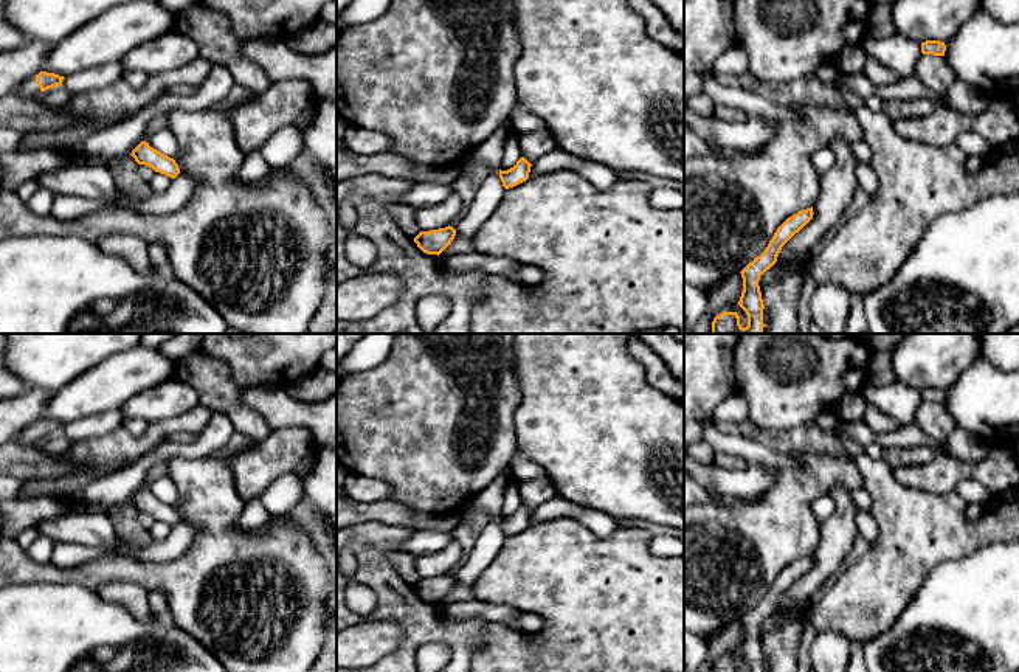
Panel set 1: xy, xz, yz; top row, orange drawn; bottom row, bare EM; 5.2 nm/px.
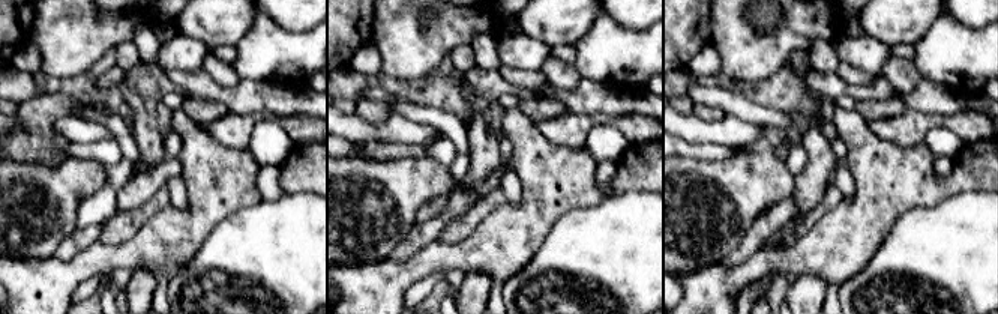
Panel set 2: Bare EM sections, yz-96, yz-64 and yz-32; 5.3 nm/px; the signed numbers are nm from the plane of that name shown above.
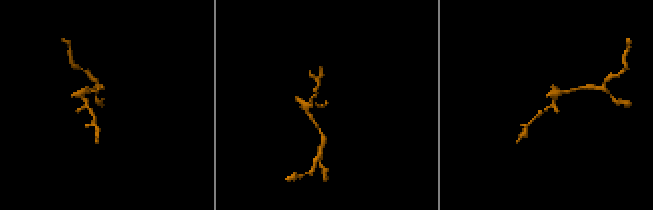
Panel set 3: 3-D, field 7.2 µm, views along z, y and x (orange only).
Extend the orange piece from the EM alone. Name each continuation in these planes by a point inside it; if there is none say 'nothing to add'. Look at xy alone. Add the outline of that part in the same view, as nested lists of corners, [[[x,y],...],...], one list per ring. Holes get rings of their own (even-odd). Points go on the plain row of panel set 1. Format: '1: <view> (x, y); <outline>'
1: xy (30, 436); [[[36,424],[28,425],[26,428],[22,430],[22,433],[17,438],[19,442],[25,444],[25,445],[39,445],[40,435],[36,428]]]

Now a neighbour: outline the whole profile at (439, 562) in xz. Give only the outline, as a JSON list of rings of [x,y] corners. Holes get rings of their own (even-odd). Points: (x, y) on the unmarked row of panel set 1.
[[[453,540],[439,551],[416,557],[416,568],[422,579],[445,576],[458,563],[461,552],[459,543]]]

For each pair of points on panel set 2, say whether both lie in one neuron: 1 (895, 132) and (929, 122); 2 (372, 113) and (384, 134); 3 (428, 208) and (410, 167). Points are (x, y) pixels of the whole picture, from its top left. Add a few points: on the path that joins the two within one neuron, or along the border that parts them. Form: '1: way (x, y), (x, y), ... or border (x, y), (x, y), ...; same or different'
1: way (904, 129), (920, 122); same
2: border (395, 111), (378, 125), (369, 125), (354, 113); different
3: border (447, 197), (429, 199), (417, 211), (416, 223); different

